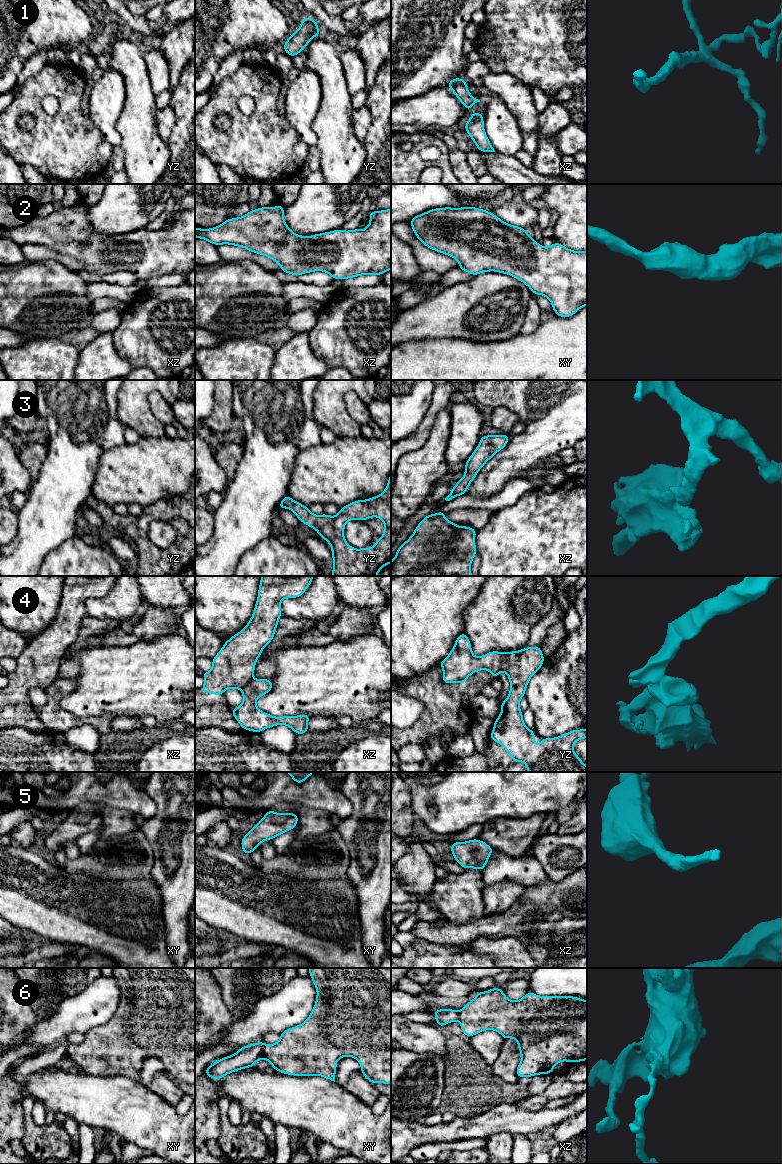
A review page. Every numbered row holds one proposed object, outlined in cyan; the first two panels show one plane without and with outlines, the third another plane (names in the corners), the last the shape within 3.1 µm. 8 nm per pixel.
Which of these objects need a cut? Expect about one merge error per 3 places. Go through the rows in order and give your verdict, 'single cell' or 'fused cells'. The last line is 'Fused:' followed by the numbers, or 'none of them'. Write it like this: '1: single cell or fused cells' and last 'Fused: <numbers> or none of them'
1: single cell
2: single cell
3: single cell
4: fused cells
5: single cell
6: fused cells
Fused: 4, 6

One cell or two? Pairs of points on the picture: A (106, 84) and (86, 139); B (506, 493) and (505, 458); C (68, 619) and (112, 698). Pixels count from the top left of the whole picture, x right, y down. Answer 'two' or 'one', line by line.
A: two
B: two
C: two

